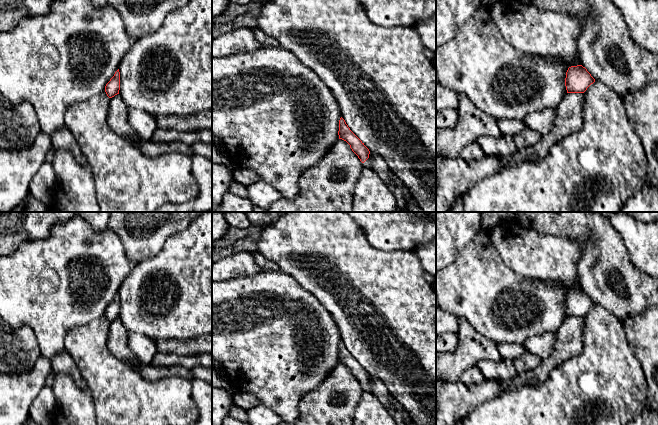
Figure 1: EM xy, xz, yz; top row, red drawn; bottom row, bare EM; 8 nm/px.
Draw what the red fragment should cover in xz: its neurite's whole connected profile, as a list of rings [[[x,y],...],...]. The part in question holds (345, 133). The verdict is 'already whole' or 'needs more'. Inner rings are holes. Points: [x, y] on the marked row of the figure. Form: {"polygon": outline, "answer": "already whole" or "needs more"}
{"polygon": [[[341,117],[339,120],[339,139],[346,141],[352,151],[358,156],[364,167],[371,168],[370,151],[364,143],[350,130],[345,120]]], "answer": "needs more"}

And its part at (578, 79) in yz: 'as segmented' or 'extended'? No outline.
as segmented

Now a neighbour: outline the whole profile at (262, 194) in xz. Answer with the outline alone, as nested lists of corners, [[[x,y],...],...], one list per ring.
[[[258,180],[247,187],[248,199],[254,206],[268,210],[270,206],[282,198],[282,194],[270,183]]]

